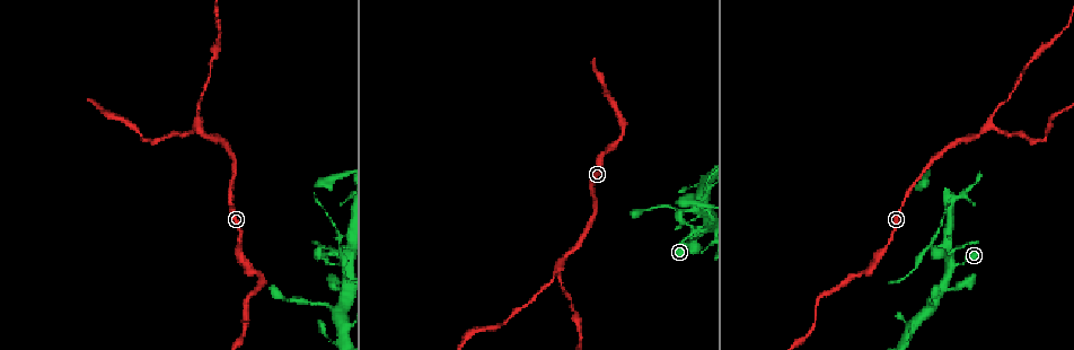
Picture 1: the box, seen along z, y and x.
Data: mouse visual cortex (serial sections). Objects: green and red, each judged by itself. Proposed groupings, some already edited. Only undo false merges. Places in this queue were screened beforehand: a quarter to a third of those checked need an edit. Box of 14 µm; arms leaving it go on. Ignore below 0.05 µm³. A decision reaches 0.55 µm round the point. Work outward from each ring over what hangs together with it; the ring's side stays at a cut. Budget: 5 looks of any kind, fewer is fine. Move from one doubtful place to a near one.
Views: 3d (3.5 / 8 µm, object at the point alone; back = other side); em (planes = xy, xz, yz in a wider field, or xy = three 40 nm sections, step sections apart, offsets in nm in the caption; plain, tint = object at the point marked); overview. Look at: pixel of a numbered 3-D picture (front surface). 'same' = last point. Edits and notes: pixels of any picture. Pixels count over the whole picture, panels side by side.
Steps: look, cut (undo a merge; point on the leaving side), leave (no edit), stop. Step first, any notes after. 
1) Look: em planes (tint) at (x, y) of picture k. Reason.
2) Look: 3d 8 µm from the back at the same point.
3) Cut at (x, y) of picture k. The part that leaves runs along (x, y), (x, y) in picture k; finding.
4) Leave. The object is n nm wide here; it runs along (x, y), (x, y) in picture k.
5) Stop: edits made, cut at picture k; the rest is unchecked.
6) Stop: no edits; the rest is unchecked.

Look: 3d 3.5 µm at (930, 306) of picture 1.

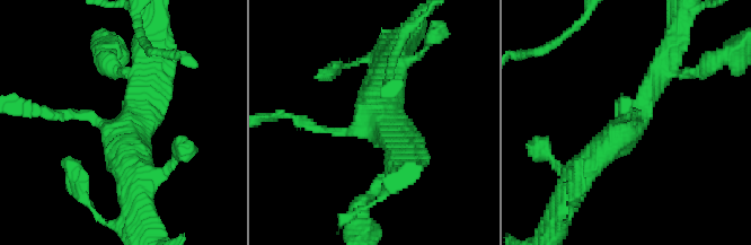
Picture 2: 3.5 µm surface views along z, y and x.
Look: em xy step 1 (tint) at (128, 126) of picture 2. 3 arms meet here; the arms are 150, 350, 400 nm wide; shape alone is not enough.

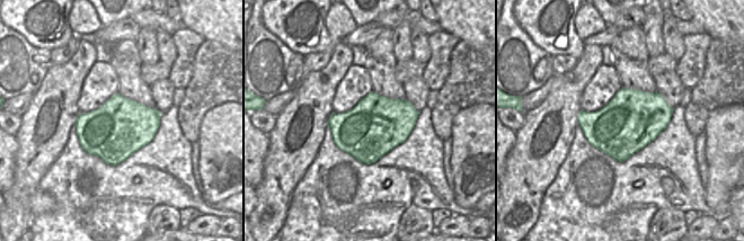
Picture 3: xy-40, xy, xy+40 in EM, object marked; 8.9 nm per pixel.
Leave. The object is 500 nm wide here; it runs along (665, 63), (639, 115), (576, 177) in picture 2; one cell here.

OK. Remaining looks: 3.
Look: 3d 3.5 µm at (926, 249) of picture 1.

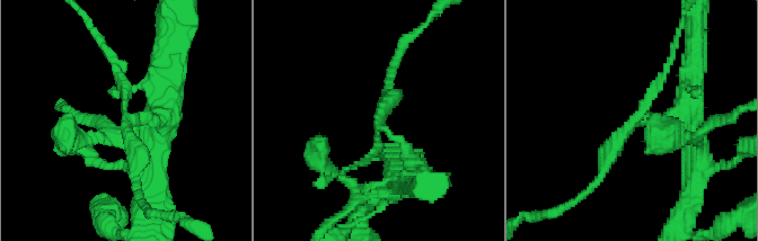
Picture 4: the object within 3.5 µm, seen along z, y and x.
Cut at (616, 140) of picture 4. The part that leaves runs along (645, 118), (579, 197) in picture 4; a second cell is stuck on.

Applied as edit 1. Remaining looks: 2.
Stop: edits made, cut at picture 4; the rest is unchecked.

